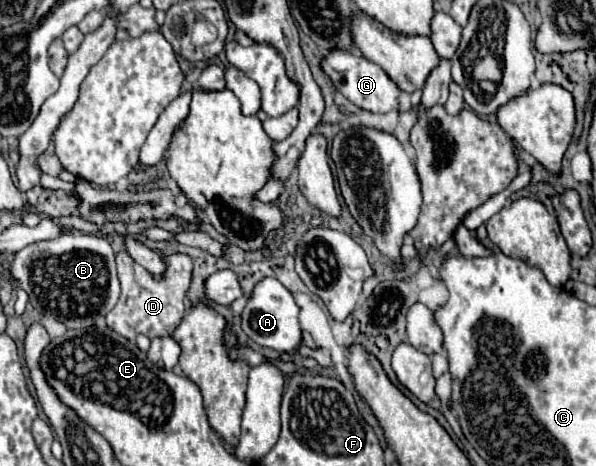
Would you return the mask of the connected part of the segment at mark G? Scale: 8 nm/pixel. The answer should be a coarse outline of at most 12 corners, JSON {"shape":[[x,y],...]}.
{"shape":[[333,48],[321,70],[363,110],[399,108],[397,84],[357,52]]}

